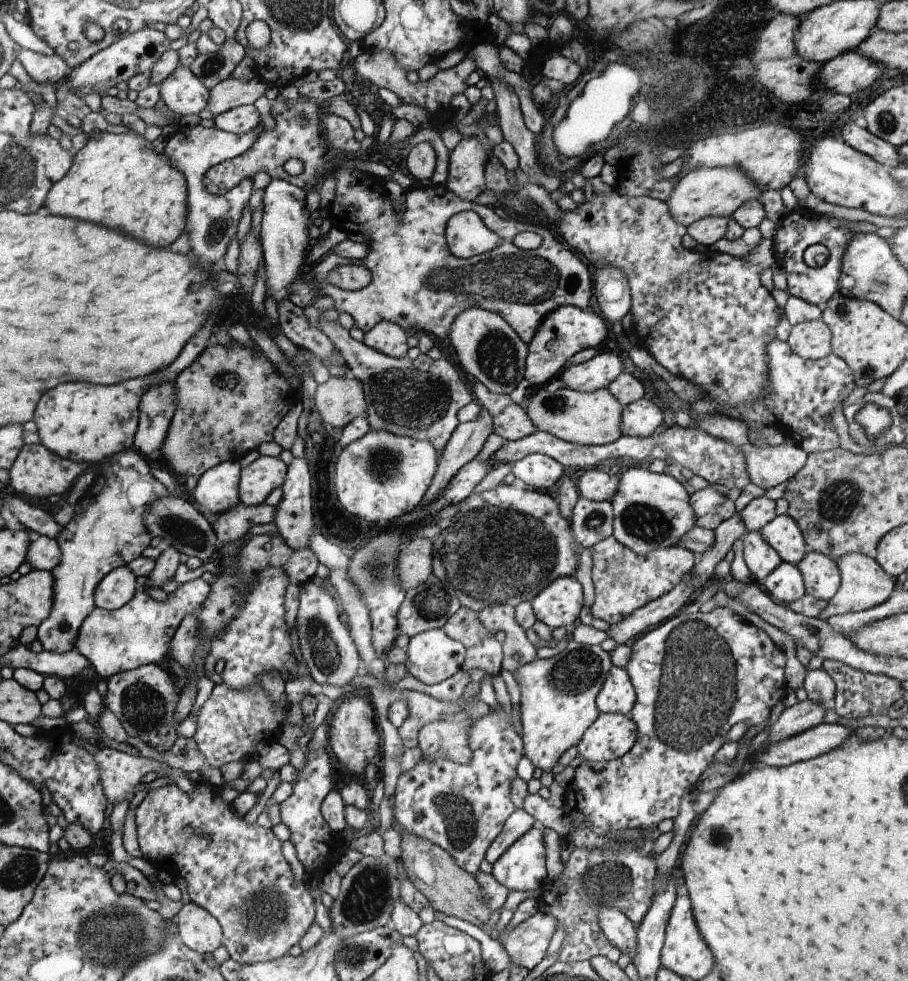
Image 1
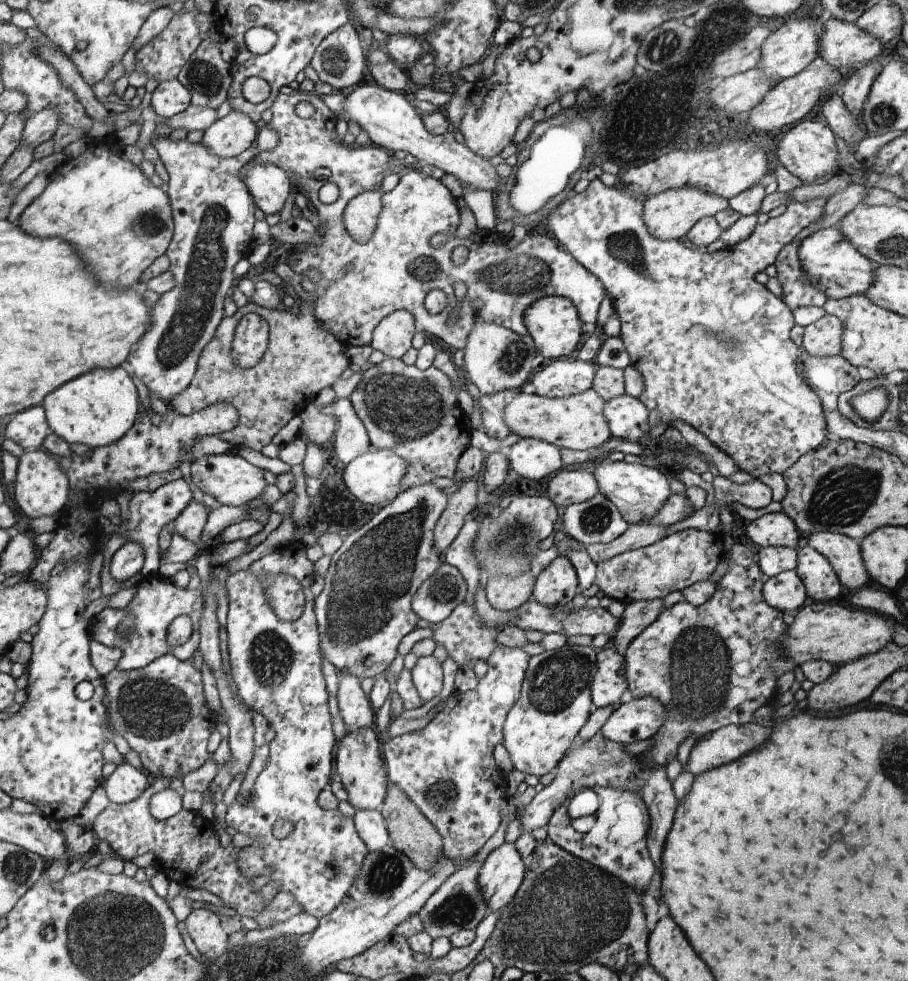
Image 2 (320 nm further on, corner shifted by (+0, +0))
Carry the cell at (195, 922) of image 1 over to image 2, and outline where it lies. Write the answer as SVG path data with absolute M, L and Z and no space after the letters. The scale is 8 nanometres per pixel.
M204 908L192 910L185 921L188 934L198 952L213 963L228 948L228 936L214 912Z

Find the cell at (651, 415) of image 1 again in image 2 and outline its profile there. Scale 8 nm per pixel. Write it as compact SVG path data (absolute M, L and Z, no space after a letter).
M628 394L612 398L608 400L605 413L614 437L630 442L645 440L651 426L651 414L639 398Z

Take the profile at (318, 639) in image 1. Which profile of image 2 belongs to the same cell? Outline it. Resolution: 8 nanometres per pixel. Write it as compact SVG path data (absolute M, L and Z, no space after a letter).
M348 672L338 673L337 689L340 718L344 721L346 732L354 732L360 728L372 729L374 712L364 690L360 688L358 678Z

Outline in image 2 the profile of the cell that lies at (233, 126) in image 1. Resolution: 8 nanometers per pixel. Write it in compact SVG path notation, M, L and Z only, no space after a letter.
M232 110L204 132L201 144L222 158L233 158L255 144L257 136L254 120Z

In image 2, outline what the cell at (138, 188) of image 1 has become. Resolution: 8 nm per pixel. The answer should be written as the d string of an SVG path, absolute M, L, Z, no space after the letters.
M89 140L83 154L56 168L44 192L24 210L18 224L28 234L40 238L64 238L83 256L92 274L96 274L96 278L100 278L104 286L112 290L129 288L134 282L138 282L142 272L156 258L167 253L166 248L171 244L175 222L172 222L174 212L170 212L168 194L161 188L156 188L150 178L142 174L140 166L122 158L122 146L107 143L109 144L104 145Z

